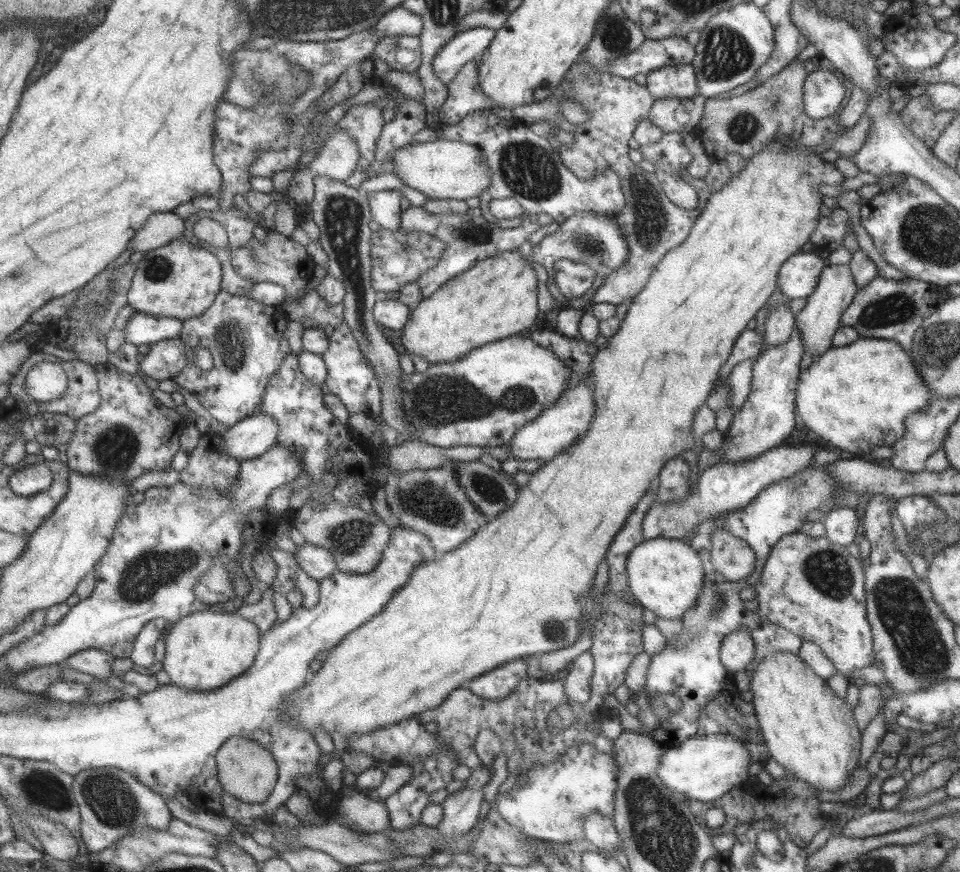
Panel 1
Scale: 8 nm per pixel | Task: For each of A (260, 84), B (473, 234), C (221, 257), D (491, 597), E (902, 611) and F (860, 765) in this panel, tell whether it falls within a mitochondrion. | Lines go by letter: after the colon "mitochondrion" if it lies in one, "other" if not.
A: mitochondrion
B: mitochondrion
C: other
D: other
E: mitochondrion
F: other

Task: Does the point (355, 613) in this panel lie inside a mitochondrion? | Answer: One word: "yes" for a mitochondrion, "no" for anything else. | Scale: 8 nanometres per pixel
no

